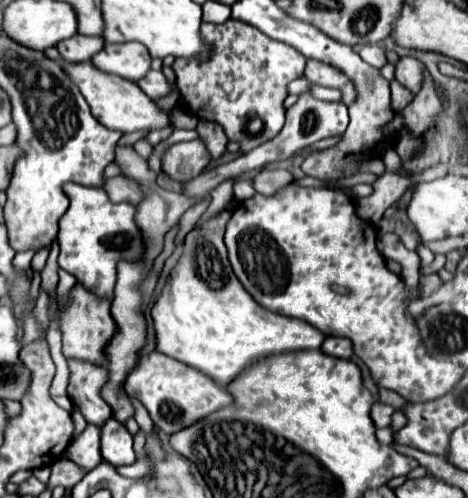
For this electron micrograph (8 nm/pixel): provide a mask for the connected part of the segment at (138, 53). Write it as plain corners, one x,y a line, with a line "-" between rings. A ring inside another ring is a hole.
139,42
125,44
105,44
101,52
97,52
91,62
109,74
119,74
131,82
137,82
151,68
149,50

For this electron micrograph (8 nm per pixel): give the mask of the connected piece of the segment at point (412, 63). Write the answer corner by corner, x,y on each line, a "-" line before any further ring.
409,56
401,58
399,64
395,66
395,78
413,94
417,94
423,86
423,72
425,72
425,66
419,60

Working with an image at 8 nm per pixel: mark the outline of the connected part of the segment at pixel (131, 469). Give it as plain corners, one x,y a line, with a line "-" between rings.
137,460
135,464
129,464
129,466
121,466
117,468
117,472
121,476
127,476
127,478
143,478
149,474
149,462
147,460

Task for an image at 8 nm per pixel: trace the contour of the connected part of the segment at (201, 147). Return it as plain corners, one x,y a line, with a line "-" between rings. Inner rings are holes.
203,140
179,142
169,146
161,156
161,172
165,172
175,182
189,182
199,176
203,168
209,164
209,152

